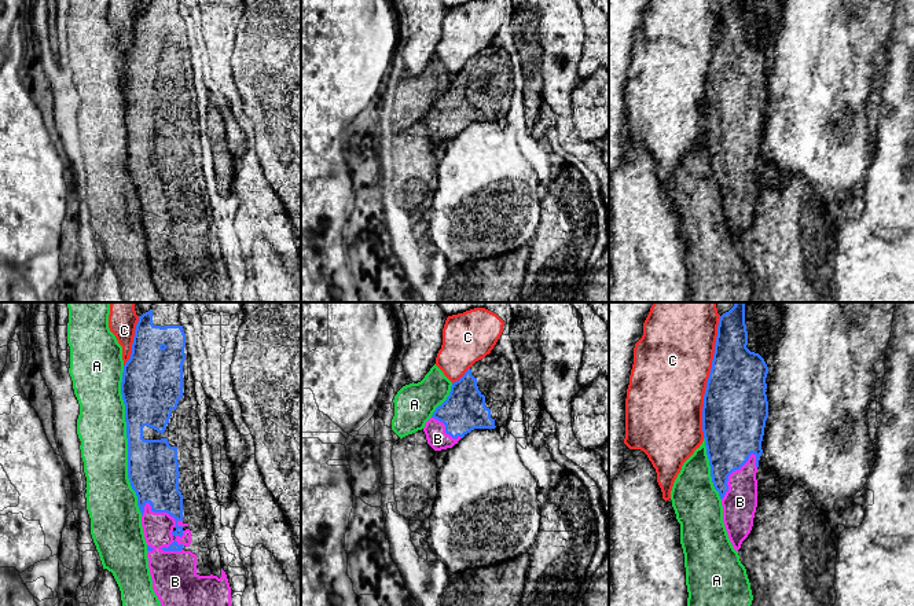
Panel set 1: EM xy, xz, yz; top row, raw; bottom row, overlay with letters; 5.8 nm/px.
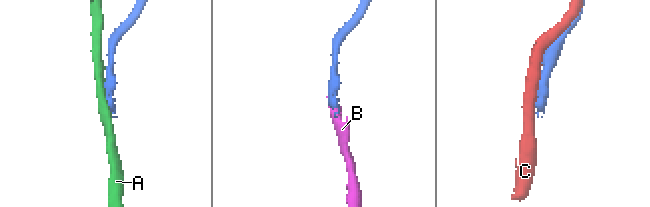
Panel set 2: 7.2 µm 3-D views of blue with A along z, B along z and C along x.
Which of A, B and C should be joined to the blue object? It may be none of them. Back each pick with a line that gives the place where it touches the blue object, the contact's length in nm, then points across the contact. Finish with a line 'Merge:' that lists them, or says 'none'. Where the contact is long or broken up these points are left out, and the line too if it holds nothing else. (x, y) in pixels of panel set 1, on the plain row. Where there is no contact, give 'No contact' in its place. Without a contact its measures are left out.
B: Touches blue at xy (164, 204). Shared border 260 nm
Merge: B

